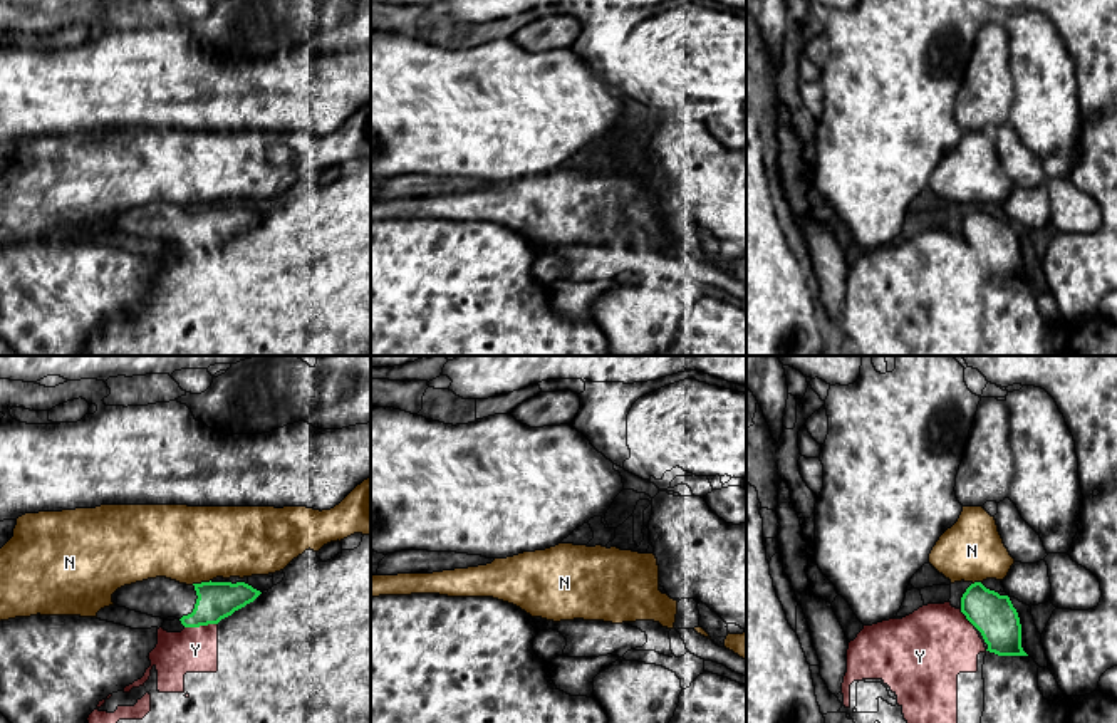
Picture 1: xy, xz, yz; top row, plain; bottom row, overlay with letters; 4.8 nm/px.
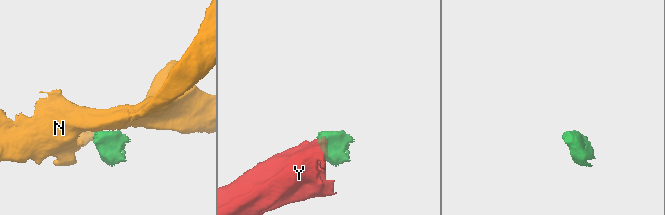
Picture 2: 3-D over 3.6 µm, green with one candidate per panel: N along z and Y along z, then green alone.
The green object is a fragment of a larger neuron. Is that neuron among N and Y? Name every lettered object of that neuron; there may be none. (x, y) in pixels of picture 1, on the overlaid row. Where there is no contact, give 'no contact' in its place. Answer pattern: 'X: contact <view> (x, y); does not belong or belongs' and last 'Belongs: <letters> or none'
N: contact xy (200, 584); belongs
Y: contact xy (200, 624); does not belong
Belongs: N

